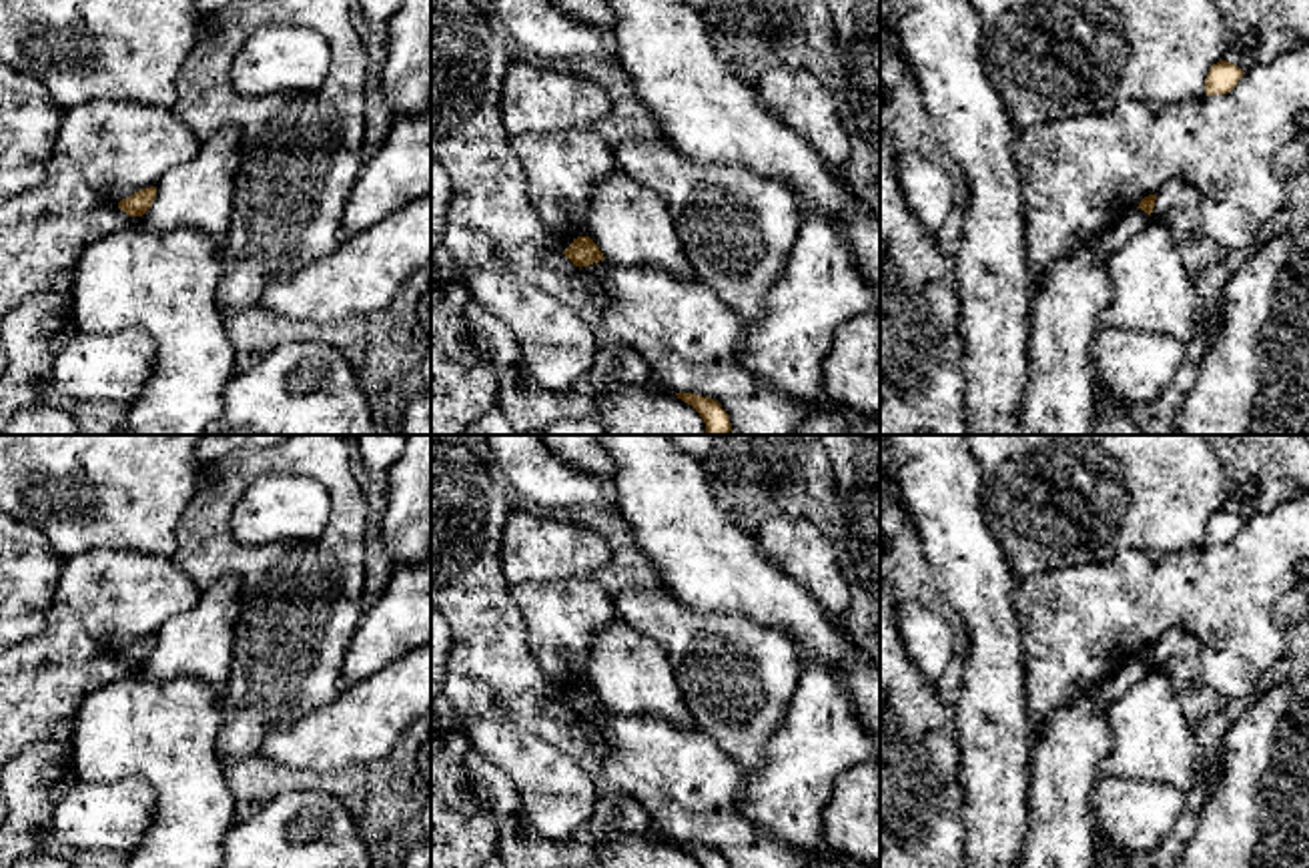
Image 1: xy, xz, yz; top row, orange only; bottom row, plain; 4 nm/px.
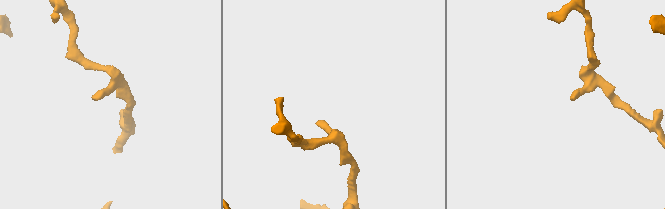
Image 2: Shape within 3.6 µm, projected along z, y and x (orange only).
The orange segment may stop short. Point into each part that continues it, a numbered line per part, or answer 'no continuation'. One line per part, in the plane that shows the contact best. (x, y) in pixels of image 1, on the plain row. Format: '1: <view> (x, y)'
no continuation

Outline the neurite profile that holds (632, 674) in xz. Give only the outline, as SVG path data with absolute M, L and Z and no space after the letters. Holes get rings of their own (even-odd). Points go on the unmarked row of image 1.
M619 619L591 639L585 686L613 712L696 728L668 654Z

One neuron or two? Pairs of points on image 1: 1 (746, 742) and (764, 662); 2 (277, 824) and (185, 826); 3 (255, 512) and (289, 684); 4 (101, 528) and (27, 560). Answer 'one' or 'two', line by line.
1: one
2: two
3: two
4: two

